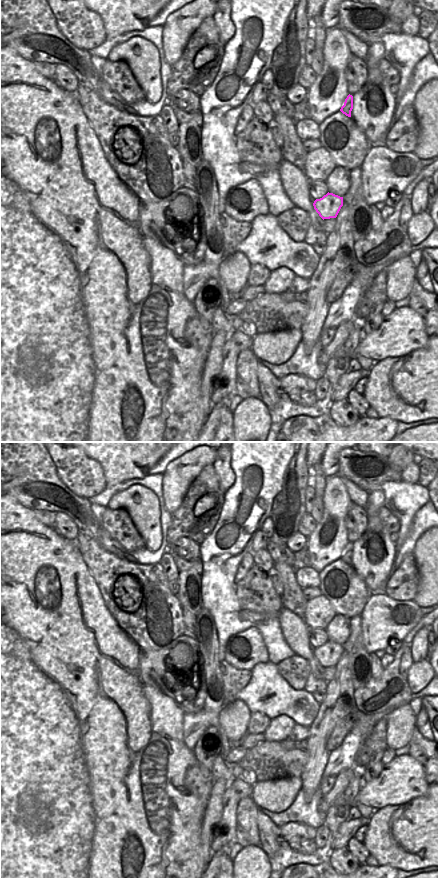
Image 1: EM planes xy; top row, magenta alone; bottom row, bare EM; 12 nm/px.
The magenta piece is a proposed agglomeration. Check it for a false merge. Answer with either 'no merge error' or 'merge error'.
merge error

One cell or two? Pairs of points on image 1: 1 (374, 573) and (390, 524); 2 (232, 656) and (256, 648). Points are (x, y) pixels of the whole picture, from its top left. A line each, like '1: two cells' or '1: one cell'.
1: two cells
2: one cell

